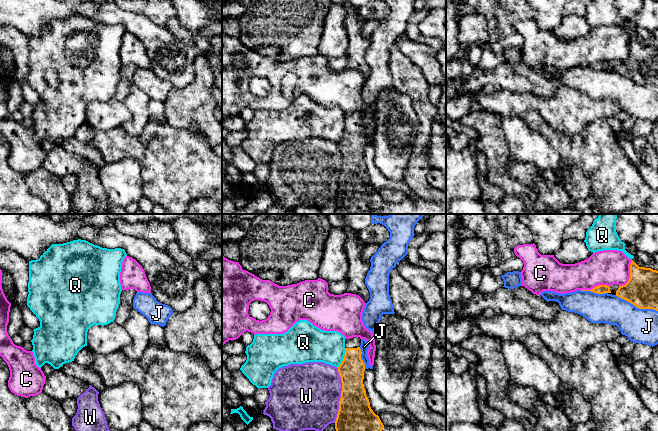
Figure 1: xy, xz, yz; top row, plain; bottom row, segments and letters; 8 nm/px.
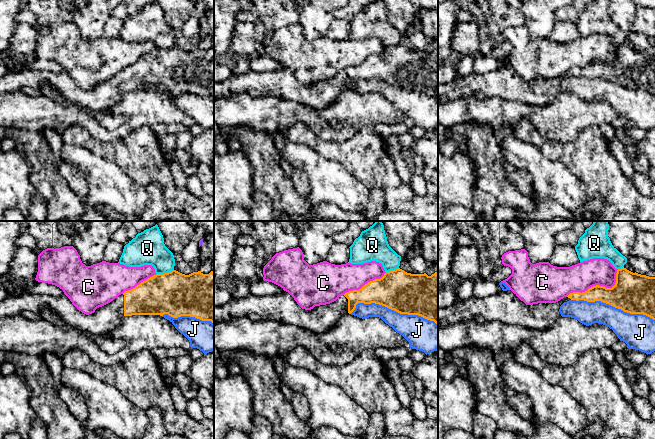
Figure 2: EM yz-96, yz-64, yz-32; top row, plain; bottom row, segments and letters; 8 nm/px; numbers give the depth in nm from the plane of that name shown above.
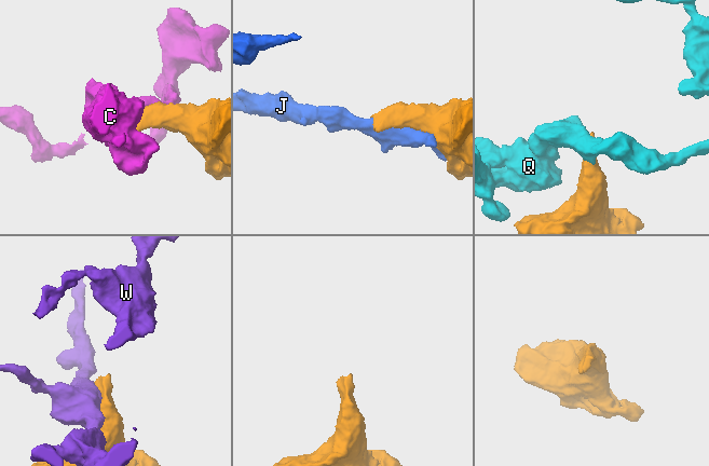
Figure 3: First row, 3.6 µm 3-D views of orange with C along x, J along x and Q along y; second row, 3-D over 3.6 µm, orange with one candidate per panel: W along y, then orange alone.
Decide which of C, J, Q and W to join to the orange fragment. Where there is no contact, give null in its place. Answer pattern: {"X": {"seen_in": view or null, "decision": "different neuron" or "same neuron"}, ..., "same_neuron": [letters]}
{"C": {"seen_in": "yz", "decision": "different neuron"}, "J": {"seen_in": "yz", "decision": "different neuron"}, "Q": {"seen_in": "xz", "decision": "different neuron"}, "W": {"seen_in": "xz", "decision": "different neuron"}, "same_neuron": []}

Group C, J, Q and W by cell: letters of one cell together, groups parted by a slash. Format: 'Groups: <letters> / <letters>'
Groups: C / J / Q / W

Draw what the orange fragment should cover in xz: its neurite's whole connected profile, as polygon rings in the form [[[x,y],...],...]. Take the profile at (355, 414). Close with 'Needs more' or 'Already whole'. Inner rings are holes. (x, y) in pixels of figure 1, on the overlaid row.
[[[360,337],[345,339],[345,355],[338,367],[342,391],[336,431],[382,431],[384,428],[366,395],[363,384],[365,364],[361,359],[360,345]]]. Needs more

